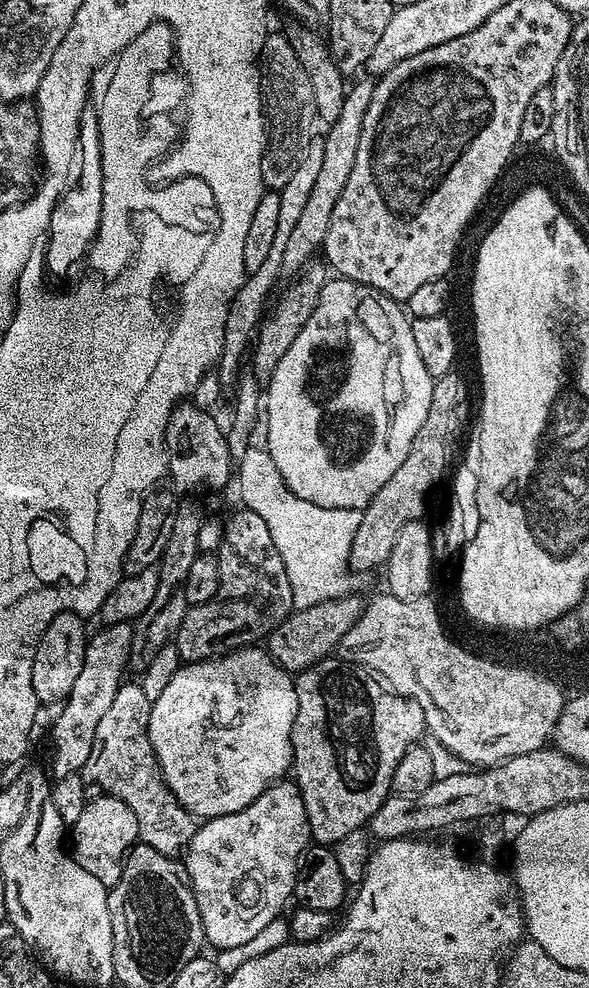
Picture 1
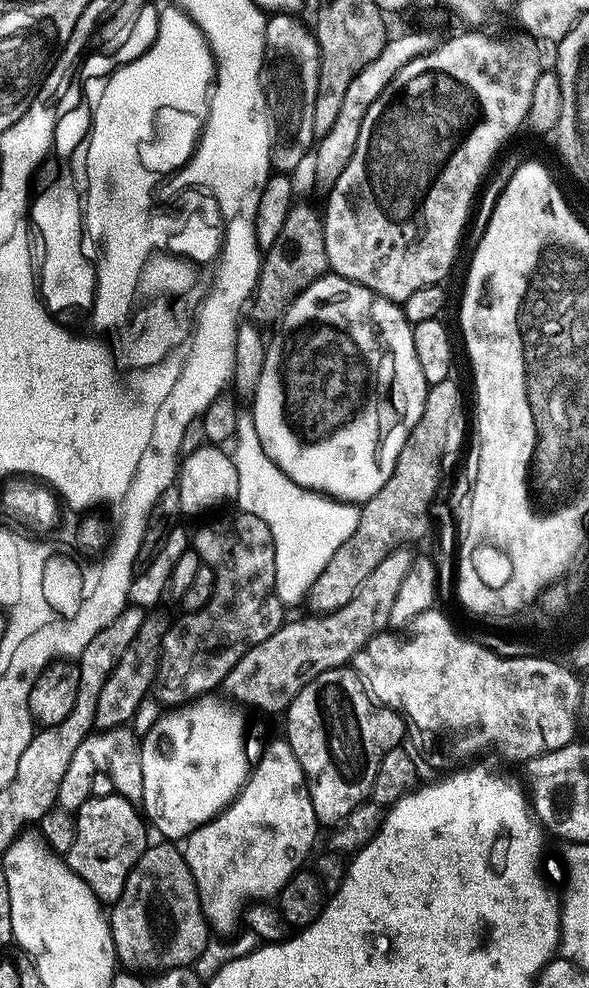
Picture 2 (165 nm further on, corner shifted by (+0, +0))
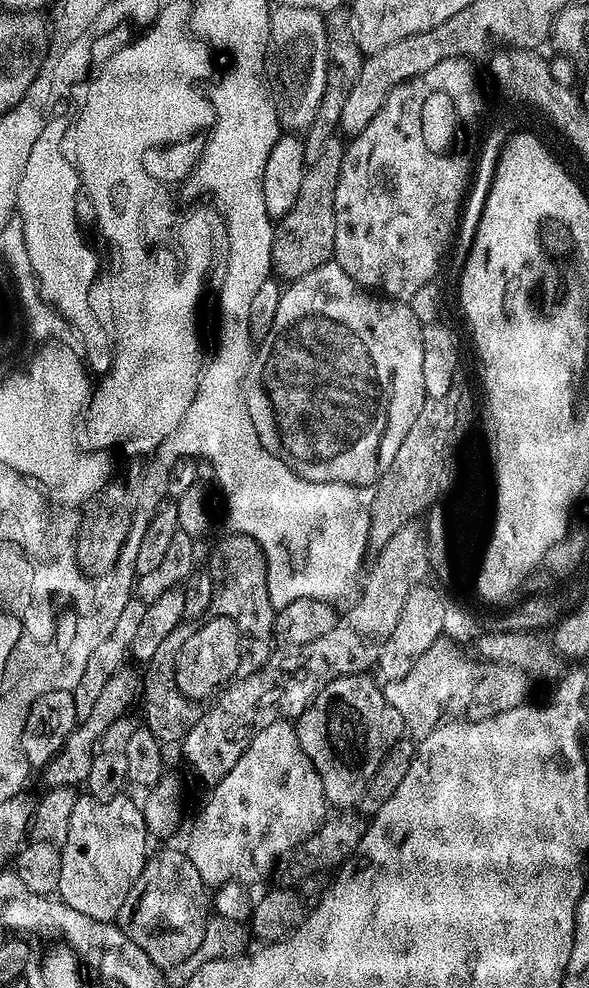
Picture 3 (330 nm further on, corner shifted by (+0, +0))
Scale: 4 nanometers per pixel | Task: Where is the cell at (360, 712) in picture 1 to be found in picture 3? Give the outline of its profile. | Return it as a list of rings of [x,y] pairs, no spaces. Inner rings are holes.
[[[357,674],[355,676],[340,676],[336,680],[331,680],[329,684],[324,685],[323,688],[317,691],[316,695],[312,698],[312,703],[308,705],[308,709],[300,715],[294,724],[296,733],[298,734],[298,742],[302,742],[302,750],[306,750],[306,758],[310,758],[310,762],[314,762],[314,770],[318,770],[318,778],[322,778],[324,799],[336,810],[348,810],[353,806],[359,805],[362,798],[362,790],[366,790],[366,782],[370,782],[370,778],[374,774],[374,770],[378,770],[382,758],[393,746],[400,743],[406,732],[404,719],[398,714],[398,710],[394,710],[394,706],[390,706],[388,699],[384,697],[383,687],[375,679],[372,681],[370,677],[371,675],[368,674]]]

